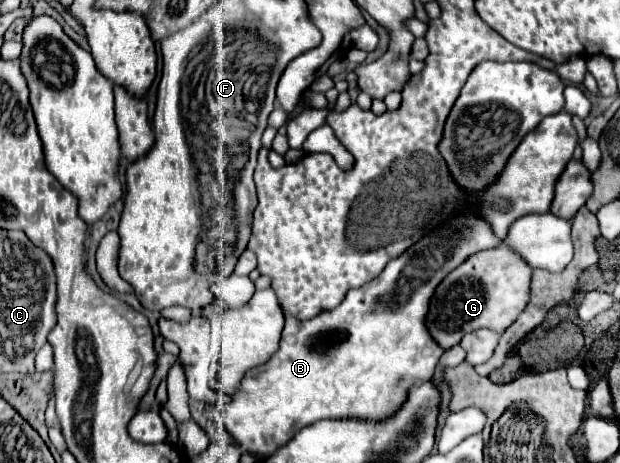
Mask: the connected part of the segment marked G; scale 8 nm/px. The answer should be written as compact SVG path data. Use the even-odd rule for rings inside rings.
M494 247L468 257L436 287L426 315L426 327L442 349L460 343L464 333L492 329L502 333L522 313L530 299L532 269L508 247Z

